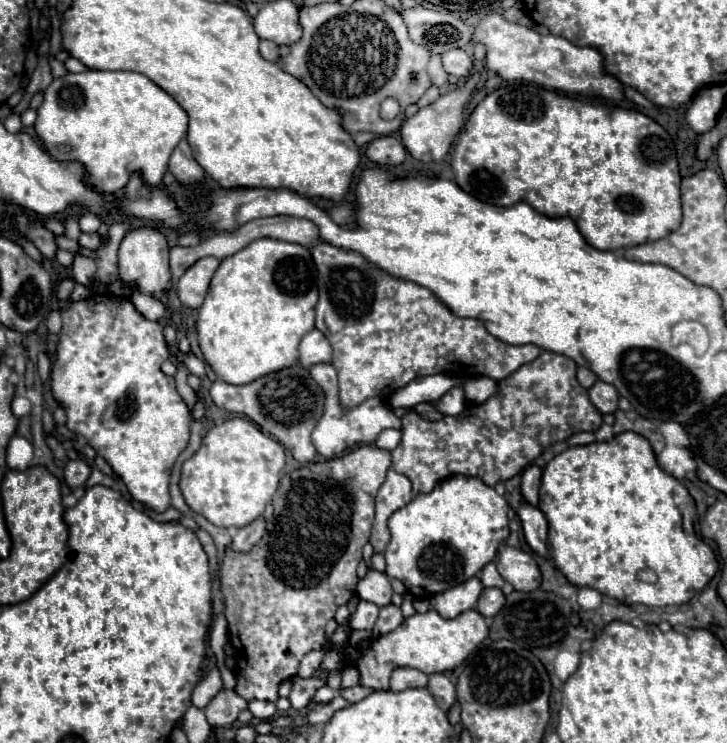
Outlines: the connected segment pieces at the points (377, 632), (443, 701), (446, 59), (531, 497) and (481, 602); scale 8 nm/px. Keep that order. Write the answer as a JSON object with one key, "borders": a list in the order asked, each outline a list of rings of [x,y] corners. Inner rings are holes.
{"borders":[[[[386,605],[380,609],[380,617],[378,617],[372,633],[374,633],[374,637],[386,635],[386,633],[394,631],[402,621],[404,621],[404,617],[402,617],[400,609],[396,605]]],[[[434,673],[434,675],[430,675],[428,691],[434,695],[438,707],[442,707],[442,711],[448,713],[450,707],[454,705],[454,701],[456,701],[454,683],[444,673]]],[[[450,49],[442,53],[442,63],[446,73],[460,79],[466,79],[472,71],[472,57],[464,49]]],[[[538,465],[526,467],[522,473],[522,495],[530,505],[538,505],[538,489],[540,489],[542,469]]],[[[496,587],[494,589],[482,589],[482,595],[478,599],[478,607],[476,609],[484,617],[494,617],[502,609],[504,601],[506,601],[506,597],[504,597],[504,593],[500,589],[496,589]]]]}

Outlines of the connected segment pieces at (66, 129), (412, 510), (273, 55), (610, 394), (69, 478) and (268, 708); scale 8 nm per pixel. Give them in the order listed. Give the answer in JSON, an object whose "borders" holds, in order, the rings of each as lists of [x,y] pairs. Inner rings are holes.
{"borders":[[[[88,69],[84,73],[66,73],[46,87],[44,101],[38,107],[38,119],[34,123],[34,129],[52,157],[60,161],[84,163],[84,167],[88,167],[90,179],[96,185],[96,191],[116,193],[128,183],[134,171],[142,171],[150,185],[160,185],[164,173],[168,171],[168,159],[186,133],[186,125],[186,111],[166,91],[154,85],[146,75],[140,75],[136,71]]],[[[452,475],[438,483],[430,493],[418,493],[406,507],[398,509],[390,521],[390,543],[386,547],[386,575],[404,583],[406,591],[416,599],[428,599],[434,593],[450,589],[476,577],[482,567],[494,561],[498,547],[508,539],[508,503],[492,487],[476,477]]],[[[260,41],[260,55],[268,61],[278,61],[278,45],[272,41]]],[[[596,381],[594,387],[588,389],[588,395],[590,395],[590,401],[594,403],[594,407],[600,411],[600,413],[614,413],[618,409],[618,391],[614,385],[610,383],[604,383],[604,381]]],[[[82,459],[70,461],[70,463],[64,467],[64,479],[66,479],[66,483],[68,483],[70,489],[82,487],[88,477],[90,477],[90,465],[88,465],[86,461],[82,461]]],[[[250,701],[248,703],[248,709],[250,709],[250,713],[254,715],[254,719],[258,719],[258,721],[268,721],[268,719],[272,719],[274,715],[276,715],[276,705],[274,703],[270,703],[270,701]]]]}

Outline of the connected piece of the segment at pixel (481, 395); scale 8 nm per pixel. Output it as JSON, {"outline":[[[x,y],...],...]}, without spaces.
{"outline":[[[472,377],[464,381],[464,395],[472,403],[484,403],[496,391],[496,381],[486,377]]]}

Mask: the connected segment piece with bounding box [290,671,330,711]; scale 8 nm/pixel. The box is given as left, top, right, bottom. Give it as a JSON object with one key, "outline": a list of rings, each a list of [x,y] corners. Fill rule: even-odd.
{"outline":[[[322,671],[318,677],[310,677],[310,679],[300,679],[294,677],[292,679],[292,693],[290,693],[290,703],[292,707],[300,711],[306,709],[316,693],[316,689],[320,689],[322,685],[328,683],[328,671]]]}

